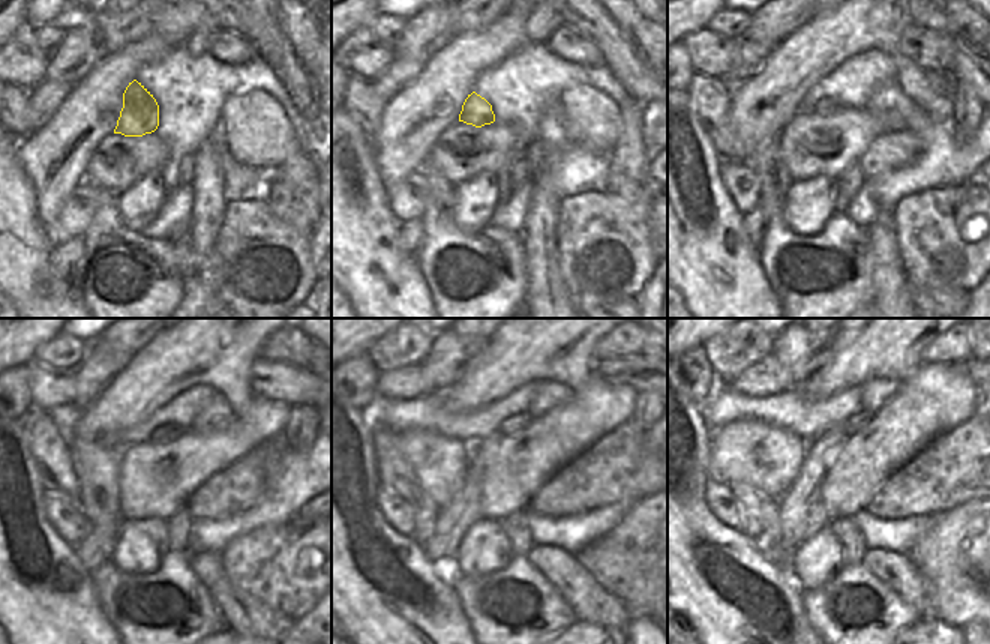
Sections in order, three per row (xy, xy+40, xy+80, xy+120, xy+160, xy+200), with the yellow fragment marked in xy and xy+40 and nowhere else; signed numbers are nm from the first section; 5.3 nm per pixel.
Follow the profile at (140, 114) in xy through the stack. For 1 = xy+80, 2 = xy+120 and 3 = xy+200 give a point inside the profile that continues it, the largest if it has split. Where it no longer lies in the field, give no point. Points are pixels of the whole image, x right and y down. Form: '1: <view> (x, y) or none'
1: xy+80 (824, 105)
2: xy+120 (165, 433)
3: xy+200 (854, 424)

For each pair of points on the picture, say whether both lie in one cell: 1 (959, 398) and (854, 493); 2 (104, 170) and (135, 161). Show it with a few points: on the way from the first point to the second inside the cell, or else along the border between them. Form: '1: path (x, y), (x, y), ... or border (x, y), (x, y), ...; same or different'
1: path (930, 409), (875, 464); same
2: path (111, 167), (119, 161), (128, 161); same

